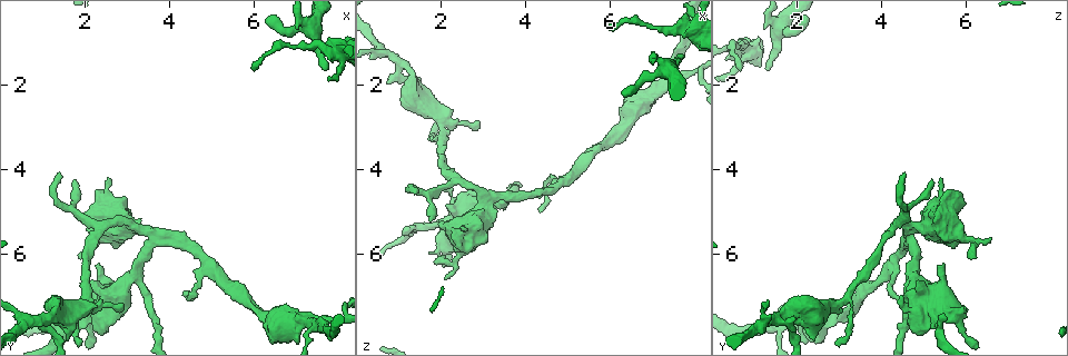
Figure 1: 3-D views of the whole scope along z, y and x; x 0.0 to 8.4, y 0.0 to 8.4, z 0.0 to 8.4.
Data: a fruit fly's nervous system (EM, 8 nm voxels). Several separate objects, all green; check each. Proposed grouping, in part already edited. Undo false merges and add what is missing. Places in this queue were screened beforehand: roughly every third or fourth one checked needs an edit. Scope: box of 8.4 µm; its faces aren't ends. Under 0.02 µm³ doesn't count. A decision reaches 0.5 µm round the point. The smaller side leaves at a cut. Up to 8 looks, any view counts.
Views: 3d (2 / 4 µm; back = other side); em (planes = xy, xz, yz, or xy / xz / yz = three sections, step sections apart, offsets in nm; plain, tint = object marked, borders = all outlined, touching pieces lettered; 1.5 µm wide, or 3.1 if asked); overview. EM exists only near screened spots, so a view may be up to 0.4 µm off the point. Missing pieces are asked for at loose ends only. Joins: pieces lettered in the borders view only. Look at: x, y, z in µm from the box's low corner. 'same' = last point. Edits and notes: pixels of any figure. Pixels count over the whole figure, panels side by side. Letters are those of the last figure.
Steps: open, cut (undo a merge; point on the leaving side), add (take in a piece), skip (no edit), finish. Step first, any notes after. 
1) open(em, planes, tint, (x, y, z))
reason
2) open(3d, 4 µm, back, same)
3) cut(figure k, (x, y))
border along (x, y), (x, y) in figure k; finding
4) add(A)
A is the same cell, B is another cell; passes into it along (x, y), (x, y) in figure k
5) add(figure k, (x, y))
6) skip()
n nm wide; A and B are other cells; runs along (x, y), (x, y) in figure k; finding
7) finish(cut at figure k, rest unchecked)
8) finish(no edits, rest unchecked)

open(em, xz, step 8, tint, (1.05, 7.55, 1.45))
four-way junction

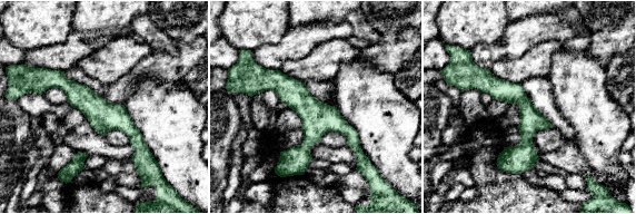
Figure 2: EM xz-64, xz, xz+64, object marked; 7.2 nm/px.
open(em, planes, borders, same)

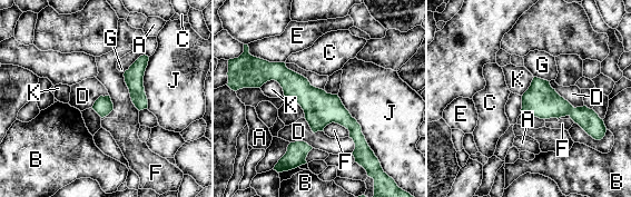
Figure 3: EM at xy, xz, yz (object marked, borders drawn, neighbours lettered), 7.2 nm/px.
skip()
A, B, C, D, E, F, G, J and K are other cells; border along (259, 87), (275, 80), (284, 95) in figure 3; one neuron here

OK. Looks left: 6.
open(3d, 2 µm, (1.10, 7.55, 5.50))
an open end

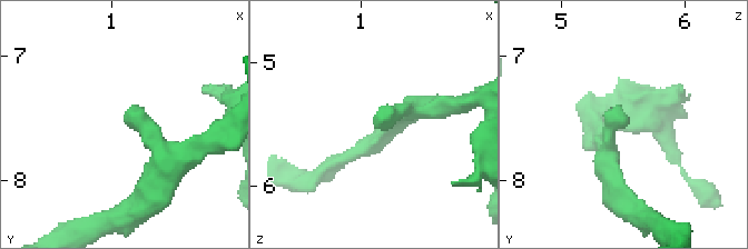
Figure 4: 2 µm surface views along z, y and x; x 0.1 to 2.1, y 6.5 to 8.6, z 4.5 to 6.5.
open(em, planes, borders, (1.14, 7.58, 5.54))

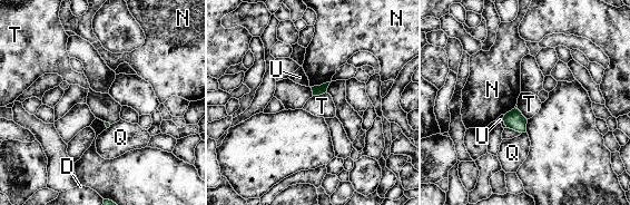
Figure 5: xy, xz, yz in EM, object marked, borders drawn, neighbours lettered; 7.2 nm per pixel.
skip()
D, N, Q, T and U are other cells; border along (522, 132), (525, 133) in figure 5; no lettered piece goes on from it

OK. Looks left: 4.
open(em, planes, borders, (7.75, 1.70, 1.40))
free end

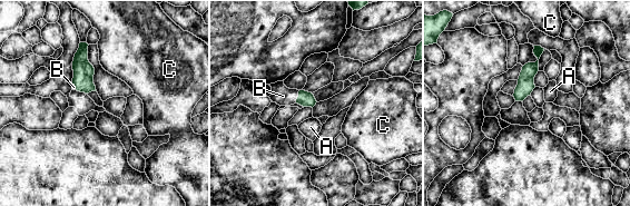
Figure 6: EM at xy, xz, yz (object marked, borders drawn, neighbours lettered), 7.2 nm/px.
add(B)
B is the same cell, A and C are other cells; passes into it along (306, 99), (297, 97), (283, 96) in figure 6; the neuron continues

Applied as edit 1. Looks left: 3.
finish(add at figure 6, rest unchecked)

